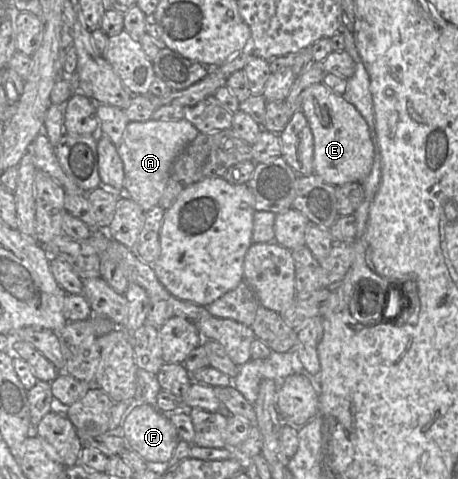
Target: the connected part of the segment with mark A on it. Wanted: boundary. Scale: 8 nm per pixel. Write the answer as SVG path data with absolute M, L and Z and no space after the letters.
M152 118L145 122L129 122L123 140L117 147L124 166L124 194L134 200L146 213L158 207L175 159L199 134L197 128L185 119Z

